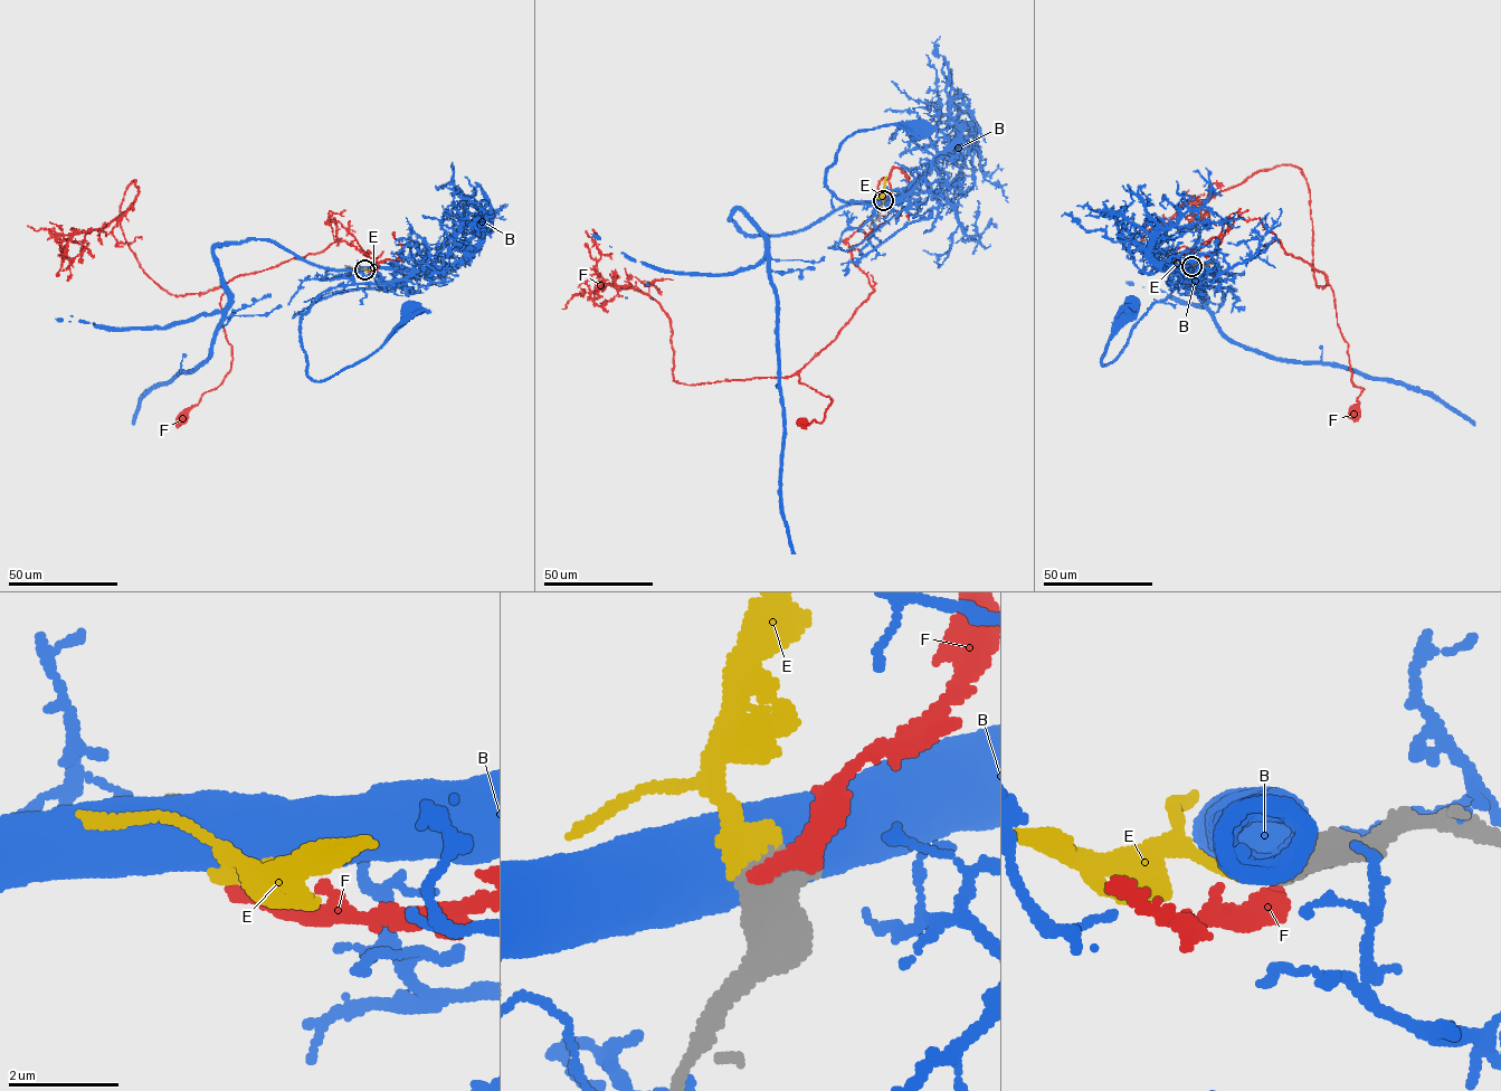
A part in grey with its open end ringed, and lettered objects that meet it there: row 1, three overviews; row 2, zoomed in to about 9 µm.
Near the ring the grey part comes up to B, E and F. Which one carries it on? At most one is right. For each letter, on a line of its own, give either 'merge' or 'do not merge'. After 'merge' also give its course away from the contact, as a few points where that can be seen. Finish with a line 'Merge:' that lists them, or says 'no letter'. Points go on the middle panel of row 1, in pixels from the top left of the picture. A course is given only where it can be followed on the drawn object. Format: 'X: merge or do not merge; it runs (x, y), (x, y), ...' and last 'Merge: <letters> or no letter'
B: do not merge
E: merge; it runs (883, 200), (885, 177)
F: do not merge
Merge: E

